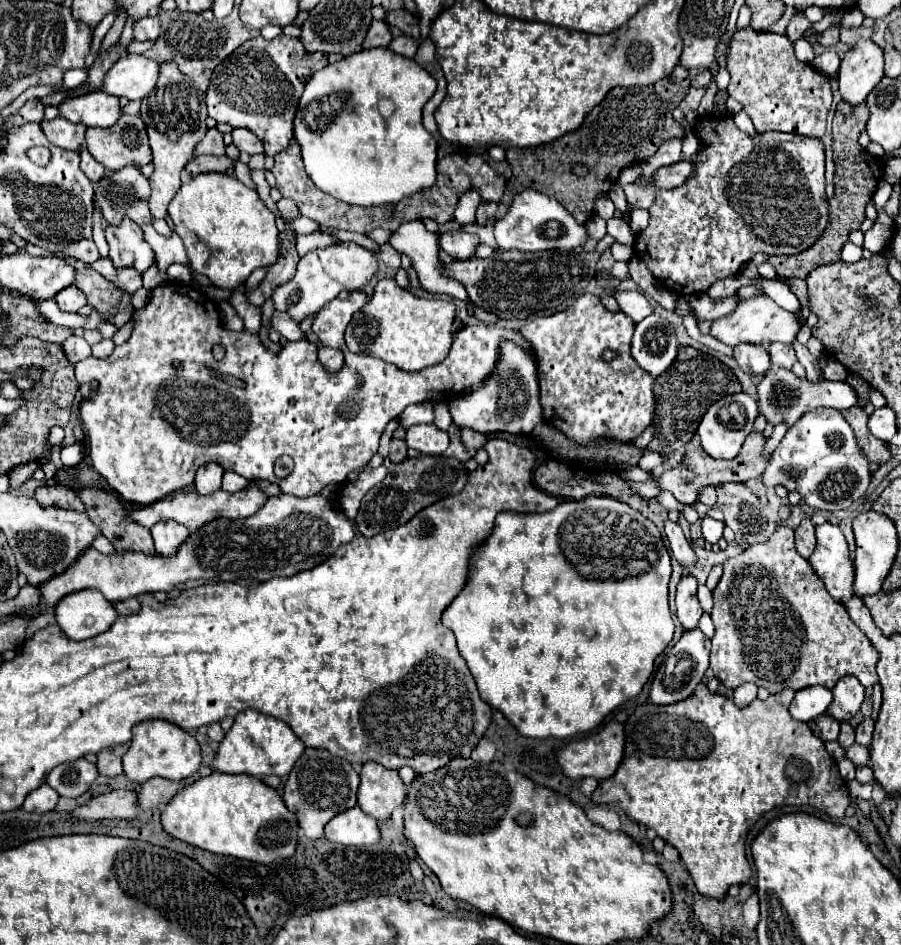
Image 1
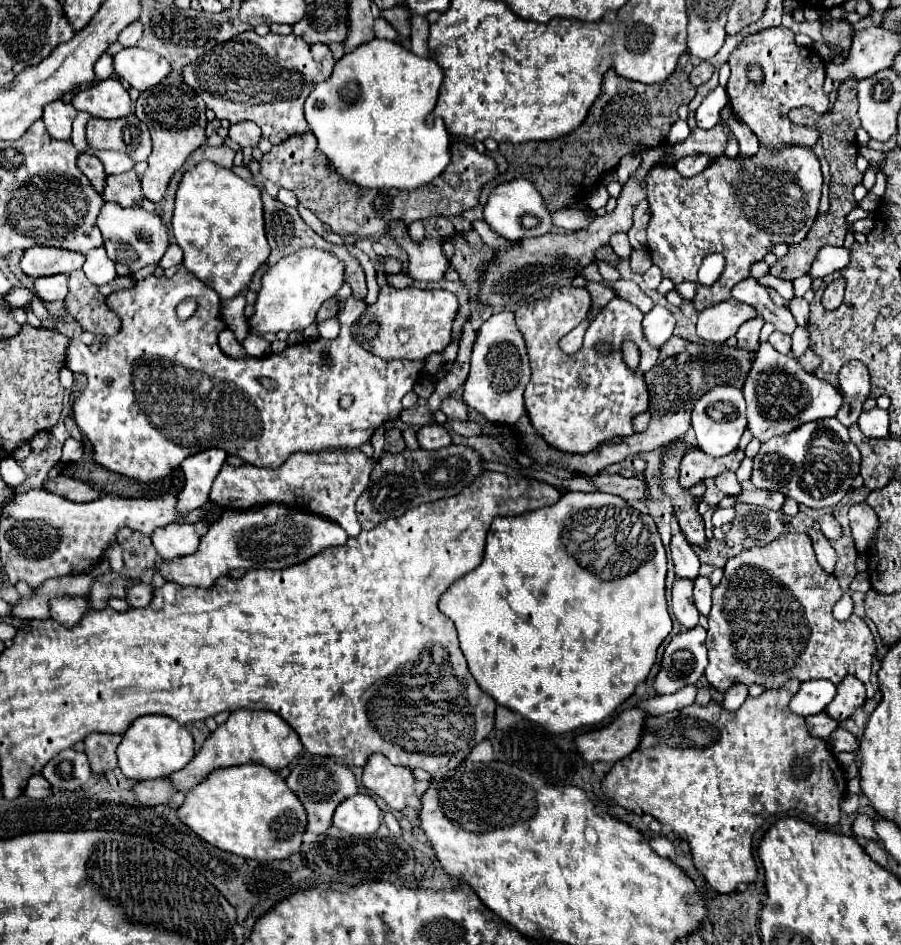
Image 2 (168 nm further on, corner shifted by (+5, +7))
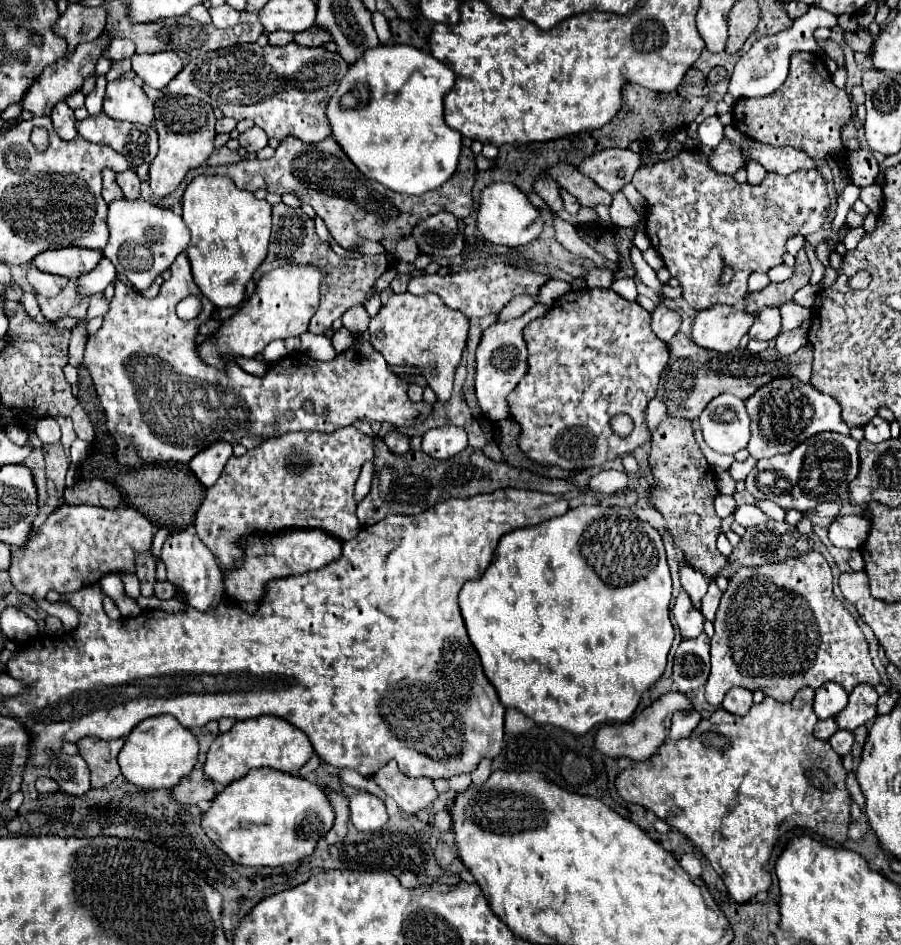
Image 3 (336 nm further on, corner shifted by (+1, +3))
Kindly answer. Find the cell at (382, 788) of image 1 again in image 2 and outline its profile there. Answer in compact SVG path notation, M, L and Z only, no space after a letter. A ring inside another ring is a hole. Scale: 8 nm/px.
M373 755L363 769L363 785L391 809L401 811L407 805L407 797L415 791L415 775L407 767L393 765L385 755Z

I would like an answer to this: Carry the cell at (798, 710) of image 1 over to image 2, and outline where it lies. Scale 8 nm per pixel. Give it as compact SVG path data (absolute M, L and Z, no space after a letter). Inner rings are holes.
M819 679L819 681L805 681L801 683L799 693L791 699L791 711L797 715L817 715L821 713L835 697L837 687L831 681Z

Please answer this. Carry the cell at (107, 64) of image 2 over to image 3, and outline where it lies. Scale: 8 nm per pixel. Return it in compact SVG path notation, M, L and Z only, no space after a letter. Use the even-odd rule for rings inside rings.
M99 75L97 77L97 87L93 93L87 95L85 99L85 109L89 111L89 115L99 115L103 109L101 109L101 103L103 103L103 95L105 95L105 85L107 85L107 79L105 75Z

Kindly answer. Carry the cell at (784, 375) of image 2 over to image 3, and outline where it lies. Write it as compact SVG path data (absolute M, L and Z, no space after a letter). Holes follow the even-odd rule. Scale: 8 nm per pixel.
M795 377L773 379L773 383L759 387L745 401L745 405L751 417L751 439L747 447L755 459L773 457L777 453L789 453L801 441L821 431L837 431L849 435L849 427L843 423L837 399L823 395L821 391L811 387L811 383L803 383Z

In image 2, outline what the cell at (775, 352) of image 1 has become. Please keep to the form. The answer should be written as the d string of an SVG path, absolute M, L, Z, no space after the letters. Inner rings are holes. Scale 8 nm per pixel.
M773 331L769 335L769 343L779 351L779 353L789 353L791 351L791 335L783 335L779 331Z

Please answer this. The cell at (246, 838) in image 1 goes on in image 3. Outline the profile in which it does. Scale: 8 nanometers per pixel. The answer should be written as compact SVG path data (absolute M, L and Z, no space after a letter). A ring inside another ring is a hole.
M255 769L215 795L201 825L205 835L235 863L277 867L313 853L315 843L333 825L333 809L321 785L277 769Z

